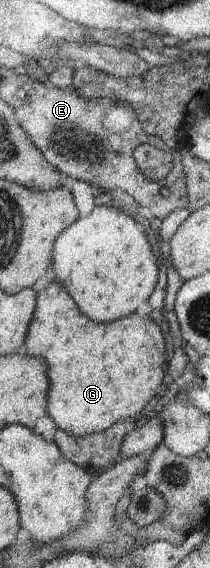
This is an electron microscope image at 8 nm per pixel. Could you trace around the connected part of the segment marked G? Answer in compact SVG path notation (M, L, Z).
M53 279L38 294L38 308L30 326L26 347L27 354L37 358L45 356L51 360L51 364L55 364L51 368L51 416L55 416L59 426L67 428L67 432L73 436L97 434L113 427L119 420L136 418L157 394L156 389L163 379L163 364L166 362L163 330L149 316L141 318L139 314L131 314L111 324L97 324L79 312L75 298L61 282Z

